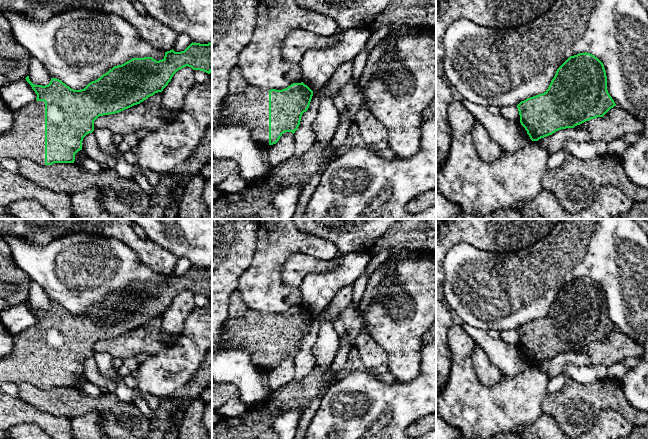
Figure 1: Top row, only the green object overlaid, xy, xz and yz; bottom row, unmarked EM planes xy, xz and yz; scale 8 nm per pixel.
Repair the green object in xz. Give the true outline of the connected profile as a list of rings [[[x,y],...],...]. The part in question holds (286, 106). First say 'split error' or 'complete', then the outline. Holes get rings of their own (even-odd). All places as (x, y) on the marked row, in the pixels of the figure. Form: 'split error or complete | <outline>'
split error | [[[293,83],[285,89],[261,89],[248,85],[240,94],[227,94],[223,102],[223,116],[225,124],[242,124],[246,126],[252,137],[266,145],[276,144],[283,133],[298,129],[302,114],[309,108],[313,91],[301,83]]]

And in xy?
split error | [[[212,41],[208,44],[192,42],[181,52],[175,52],[172,49],[165,52],[164,58],[159,61],[152,57],[132,58],[122,65],[114,66],[81,90],[71,89],[56,78],[52,78],[48,85],[35,85],[27,76],[25,79],[37,94],[37,98],[34,102],[14,112],[12,127],[0,136],[0,162],[5,158],[13,158],[15,160],[29,159],[42,166],[54,163],[74,163],[75,154],[82,150],[83,138],[94,131],[94,121],[99,116],[119,113],[140,104],[155,93],[162,92],[173,75],[186,66],[210,74],[212,72]]]

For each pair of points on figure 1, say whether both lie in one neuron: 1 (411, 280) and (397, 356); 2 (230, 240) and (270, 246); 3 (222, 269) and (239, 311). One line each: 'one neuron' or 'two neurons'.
1: one neuron
2: two neurons
3: two neurons

